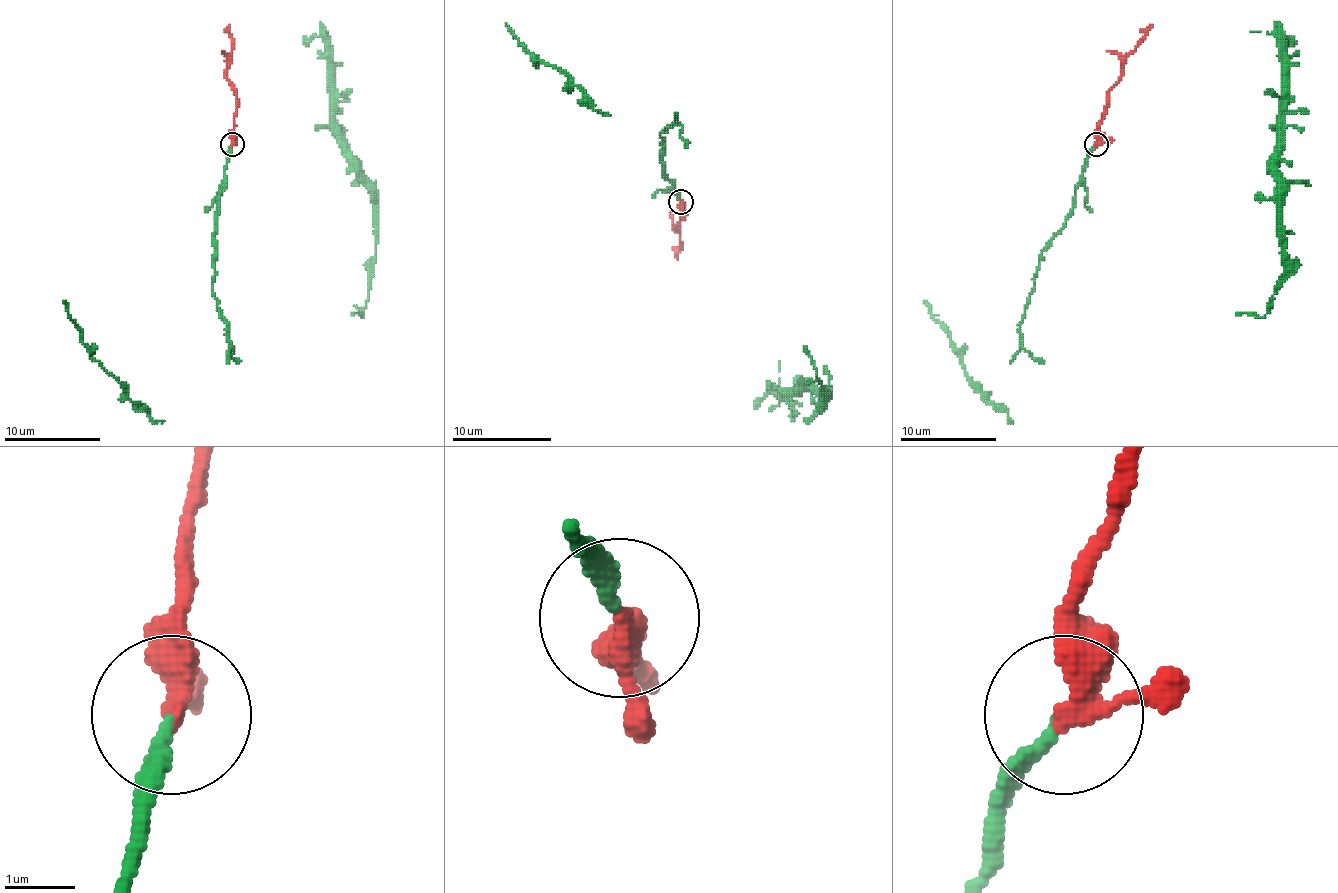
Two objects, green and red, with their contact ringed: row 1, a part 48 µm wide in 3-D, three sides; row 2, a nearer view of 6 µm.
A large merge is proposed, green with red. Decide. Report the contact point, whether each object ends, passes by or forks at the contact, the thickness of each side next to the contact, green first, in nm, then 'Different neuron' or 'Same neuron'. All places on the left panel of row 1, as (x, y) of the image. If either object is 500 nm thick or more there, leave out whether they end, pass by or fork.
Place: (232, 144). At the ring green ends. At the ring red passes by. Thickness 200 nm (green) against 280 nm. Same neuron

